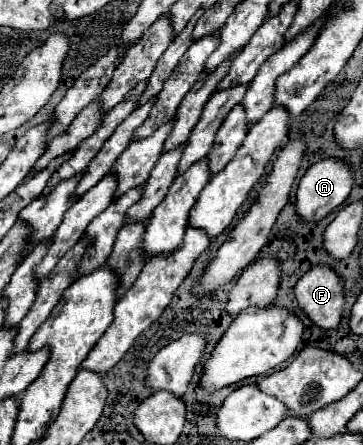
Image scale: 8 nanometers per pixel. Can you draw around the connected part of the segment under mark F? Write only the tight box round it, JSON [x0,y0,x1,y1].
[295,265,345,329]

